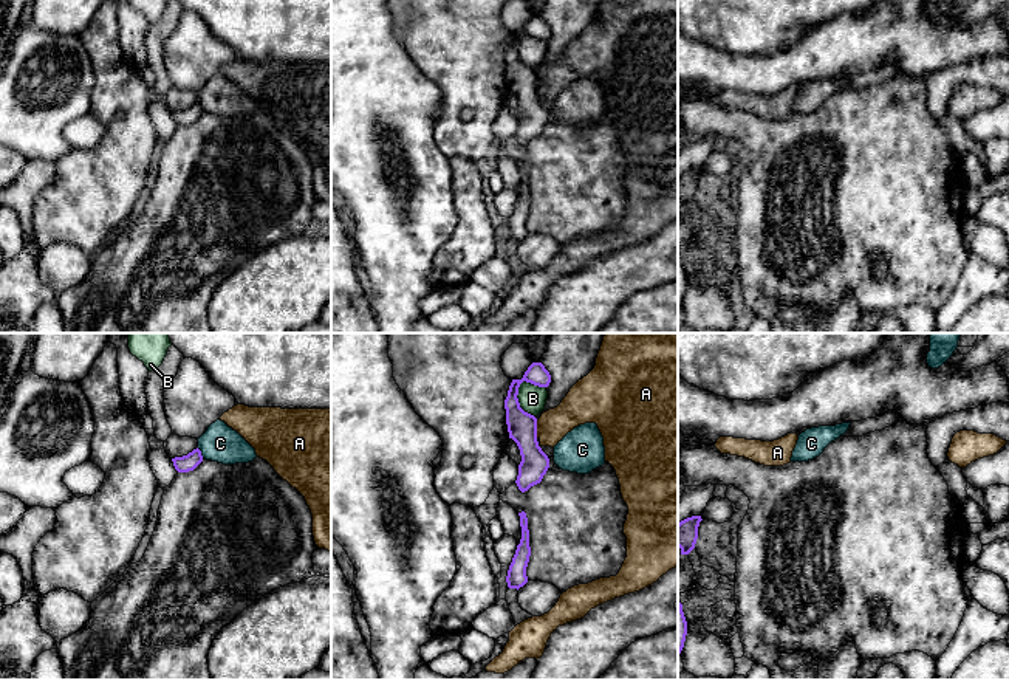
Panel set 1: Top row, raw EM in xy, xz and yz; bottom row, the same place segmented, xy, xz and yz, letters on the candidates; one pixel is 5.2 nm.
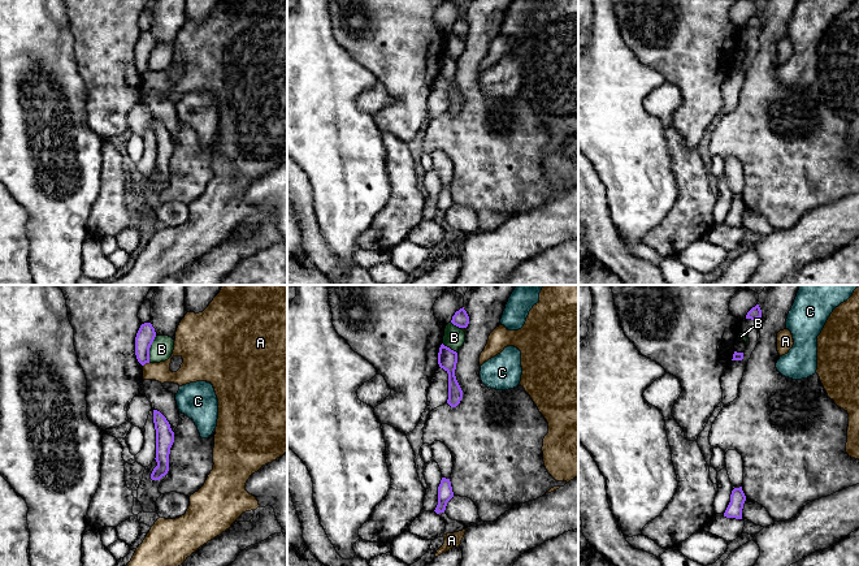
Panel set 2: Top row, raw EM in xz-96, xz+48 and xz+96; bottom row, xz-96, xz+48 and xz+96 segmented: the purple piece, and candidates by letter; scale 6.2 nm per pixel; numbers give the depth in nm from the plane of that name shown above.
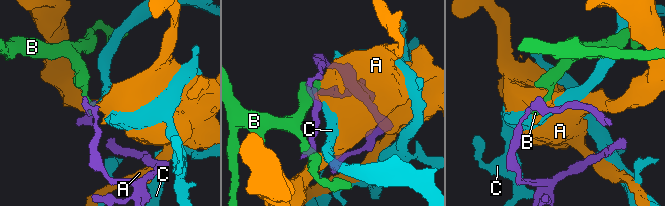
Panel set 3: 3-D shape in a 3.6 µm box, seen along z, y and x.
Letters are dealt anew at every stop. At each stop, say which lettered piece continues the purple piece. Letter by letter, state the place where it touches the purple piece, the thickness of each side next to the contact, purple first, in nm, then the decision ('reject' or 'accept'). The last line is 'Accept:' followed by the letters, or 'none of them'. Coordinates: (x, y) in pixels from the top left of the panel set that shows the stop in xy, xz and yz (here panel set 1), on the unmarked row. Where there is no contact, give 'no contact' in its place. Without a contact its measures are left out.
A: xz (536, 82) | 160/180 nm | reject
B: xz (517, 53) | 160/140 nm | reject
C: xy (200, 106) | 90/190 nm | reject
Accept: none of them

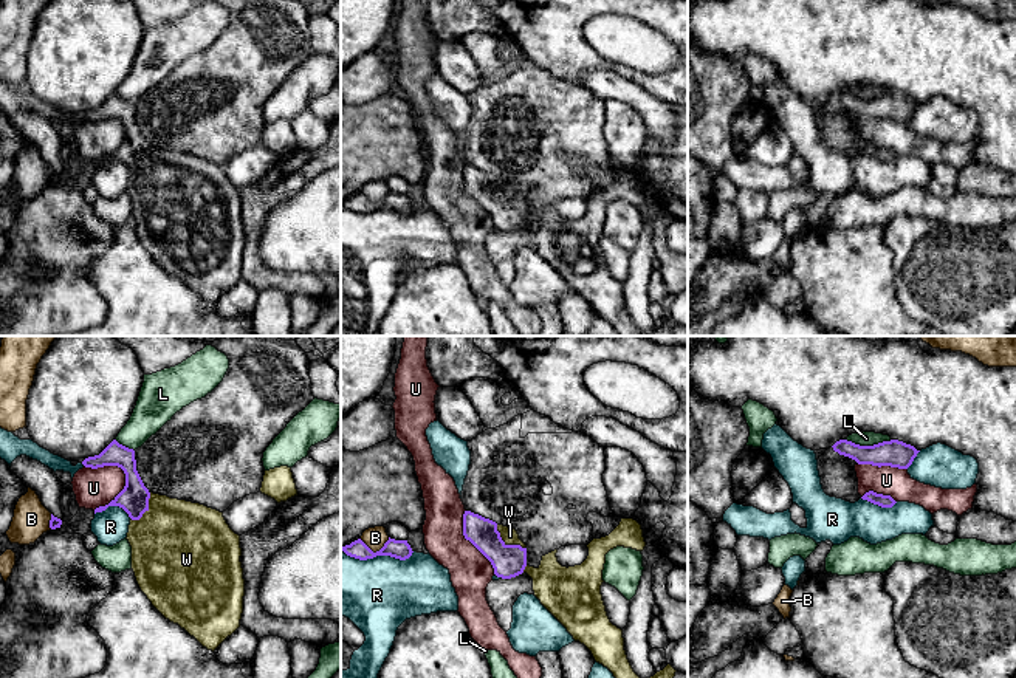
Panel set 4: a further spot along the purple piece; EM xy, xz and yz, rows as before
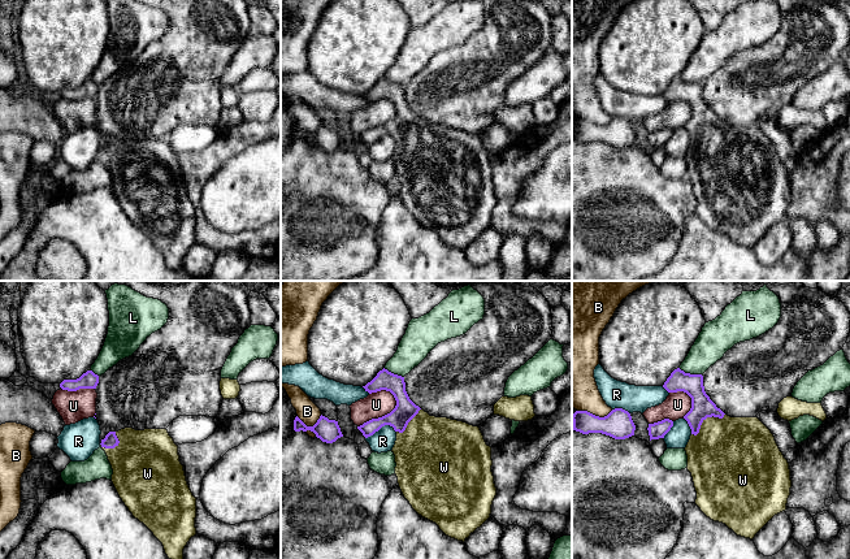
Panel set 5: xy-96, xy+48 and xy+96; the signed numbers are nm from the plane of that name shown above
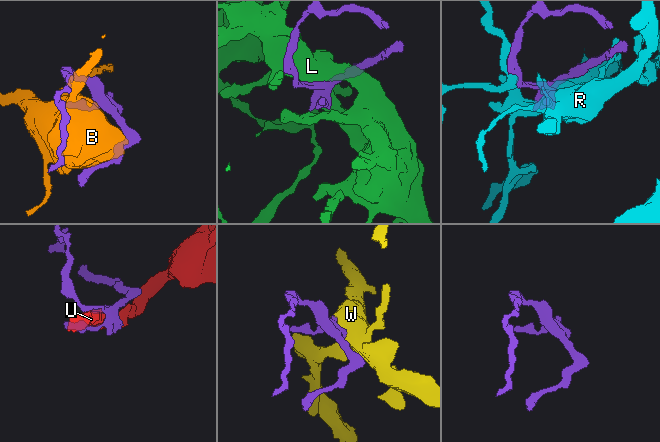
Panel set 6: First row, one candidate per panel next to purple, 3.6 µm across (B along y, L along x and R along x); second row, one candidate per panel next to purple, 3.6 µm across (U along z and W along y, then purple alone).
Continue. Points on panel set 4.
B: xz (377, 205) | 100/110 nm | reject
L: yz (868, 99) | 140/80 nm | reject
R: xz (378, 208) | 100/380 nm | reject
U: xy (120, 146) | 160/200 nm | reject
W: xz (507, 198) | 180/90 nm | accept
Accept: W

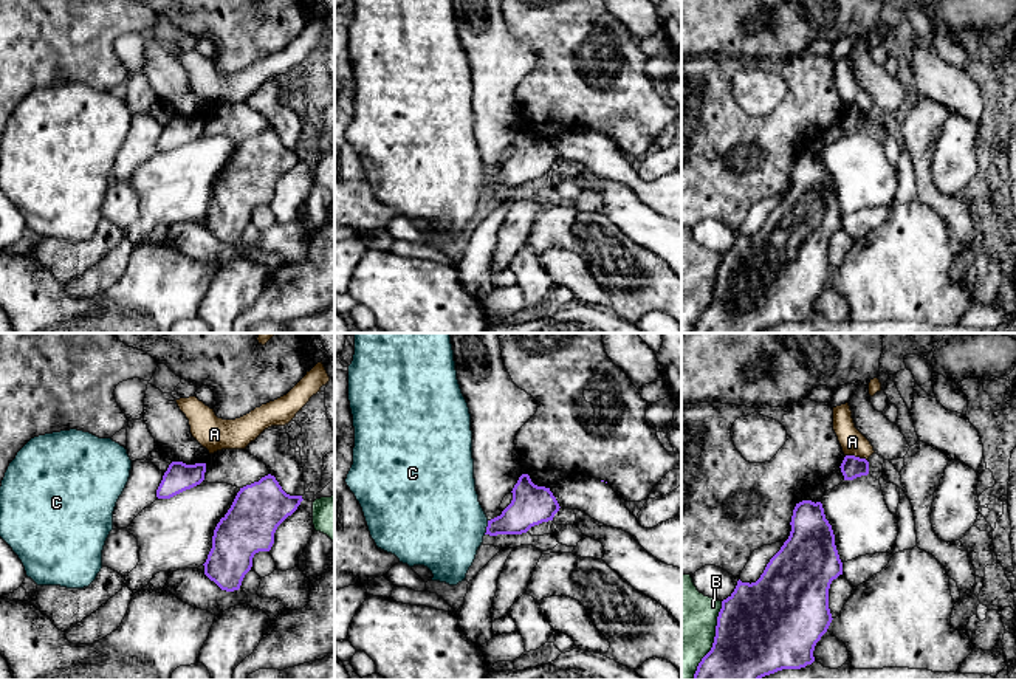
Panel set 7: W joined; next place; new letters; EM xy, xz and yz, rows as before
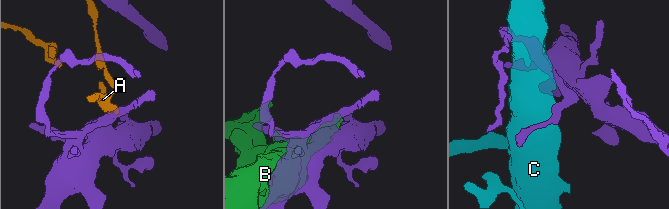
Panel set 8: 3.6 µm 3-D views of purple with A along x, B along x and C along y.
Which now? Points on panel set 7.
A: yz (857, 110) | 120/130 nm | reject
B: yz (714, 293) | 460/360 nm | reject
C: xz (487, 180) | 200/480 nm | reject
Accept: none of them

